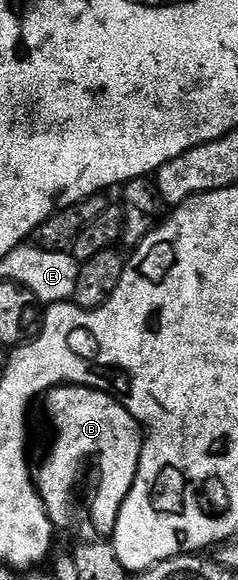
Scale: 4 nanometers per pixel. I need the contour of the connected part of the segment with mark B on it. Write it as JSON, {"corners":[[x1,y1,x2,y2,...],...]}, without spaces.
{"corners":[[62,385,53,388,44,396,45,411,49,414,49,423,53,426,53,448,49,451,49,456,41,463,41,468,36,468,35,482,37,492,45,506,45,512,54,528,61,529,73,519,73,494,77,491,77,482,81,479,81,470,85,467,85,462,92,455,98,455,97,459,97,492,93,495,93,500,89,503,89,519,93,522,93,527,98,531,98,536,109,537,116,532,117,523,123,518,125,502,135,485,135,477,139,473,139,461,145,448,145,436,140,423,131,417,121,402,108,395,106,391,96,391,90,387,79,387,76,385]]}

